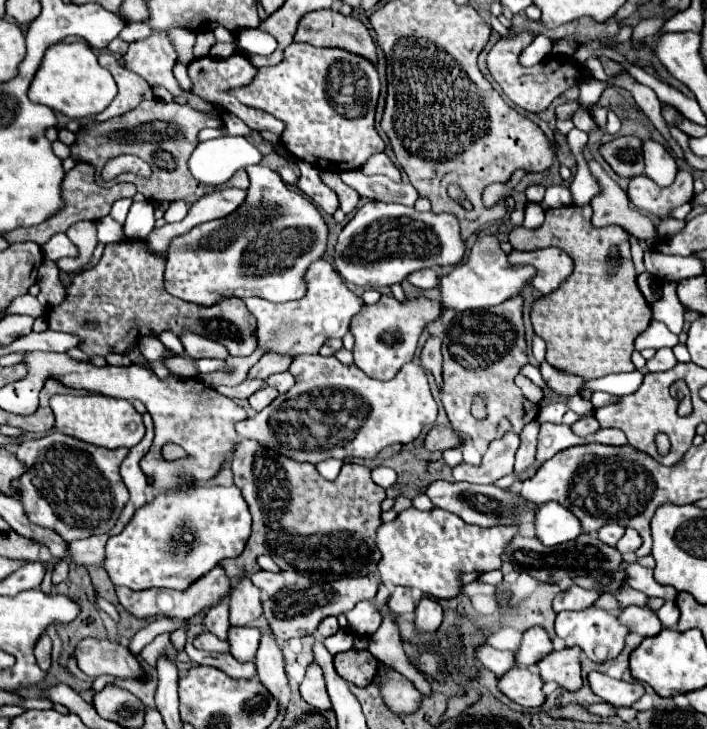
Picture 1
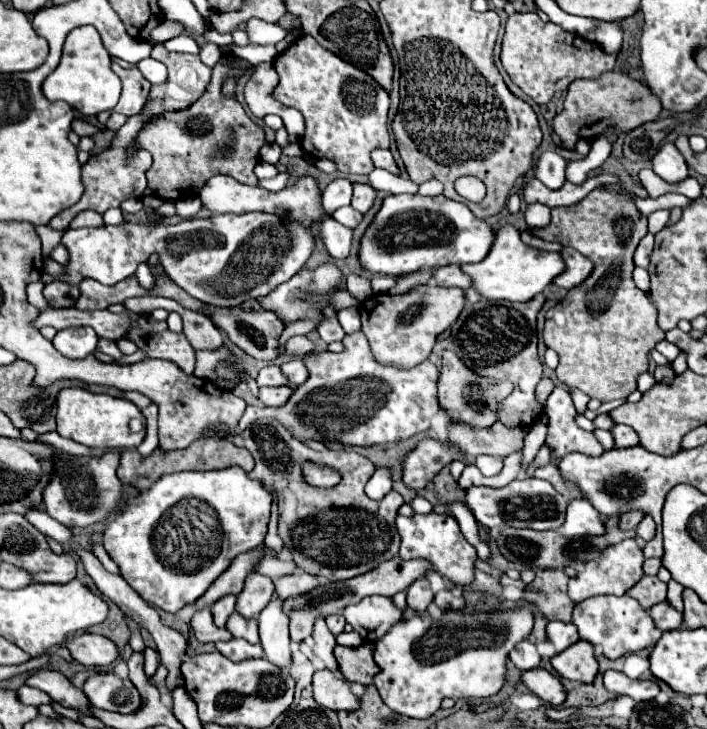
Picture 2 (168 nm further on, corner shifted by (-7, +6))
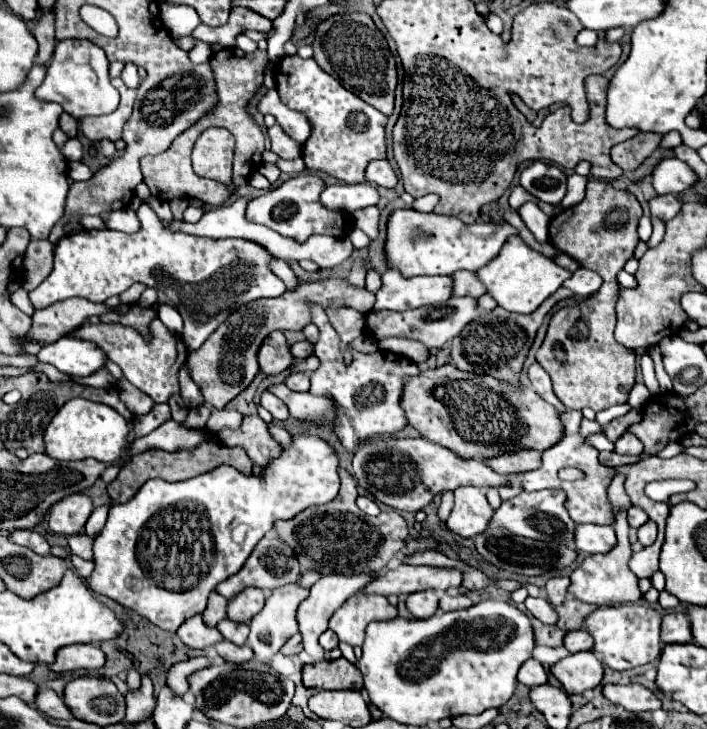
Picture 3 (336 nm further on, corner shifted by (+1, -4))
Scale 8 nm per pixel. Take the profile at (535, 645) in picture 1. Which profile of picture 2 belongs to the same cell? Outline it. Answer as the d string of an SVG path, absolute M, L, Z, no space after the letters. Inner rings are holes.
M549 621L547 623L547 641L553 643L555 651L565 651L569 645L579 641L577 629L573 623L561 623L561 621Z

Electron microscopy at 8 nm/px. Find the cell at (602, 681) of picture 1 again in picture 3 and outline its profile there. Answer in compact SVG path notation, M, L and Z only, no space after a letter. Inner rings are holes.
M627 683L627 685L605 685L603 695L615 703L625 707L631 713L641 711L655 711L661 707L661 701L655 697L653 691L649 691L645 685L639 683Z

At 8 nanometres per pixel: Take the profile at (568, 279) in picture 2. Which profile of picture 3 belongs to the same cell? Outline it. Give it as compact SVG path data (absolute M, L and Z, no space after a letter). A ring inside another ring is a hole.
M579 267L573 273L573 277L563 283L563 287L571 289L575 295L591 295L591 293L595 293L601 287L601 283L603 283L603 279L595 271Z

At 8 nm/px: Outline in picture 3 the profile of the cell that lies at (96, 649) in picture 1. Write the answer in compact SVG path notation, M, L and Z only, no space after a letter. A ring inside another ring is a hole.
M67 645L57 651L55 663L49 665L51 671L61 673L61 671L73 671L73 669L99 669L105 663L105 653L91 645Z

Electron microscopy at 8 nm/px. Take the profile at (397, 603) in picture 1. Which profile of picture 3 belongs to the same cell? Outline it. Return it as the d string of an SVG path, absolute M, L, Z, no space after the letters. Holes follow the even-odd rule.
M435 591L411 593L407 597L407 609L413 613L413 617L427 619L427 617L431 617L439 609L439 599L437 599Z

